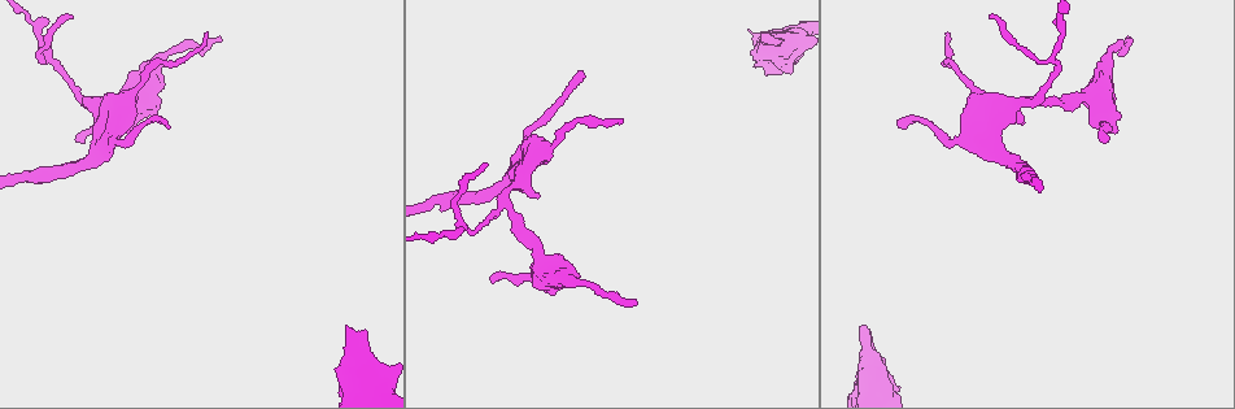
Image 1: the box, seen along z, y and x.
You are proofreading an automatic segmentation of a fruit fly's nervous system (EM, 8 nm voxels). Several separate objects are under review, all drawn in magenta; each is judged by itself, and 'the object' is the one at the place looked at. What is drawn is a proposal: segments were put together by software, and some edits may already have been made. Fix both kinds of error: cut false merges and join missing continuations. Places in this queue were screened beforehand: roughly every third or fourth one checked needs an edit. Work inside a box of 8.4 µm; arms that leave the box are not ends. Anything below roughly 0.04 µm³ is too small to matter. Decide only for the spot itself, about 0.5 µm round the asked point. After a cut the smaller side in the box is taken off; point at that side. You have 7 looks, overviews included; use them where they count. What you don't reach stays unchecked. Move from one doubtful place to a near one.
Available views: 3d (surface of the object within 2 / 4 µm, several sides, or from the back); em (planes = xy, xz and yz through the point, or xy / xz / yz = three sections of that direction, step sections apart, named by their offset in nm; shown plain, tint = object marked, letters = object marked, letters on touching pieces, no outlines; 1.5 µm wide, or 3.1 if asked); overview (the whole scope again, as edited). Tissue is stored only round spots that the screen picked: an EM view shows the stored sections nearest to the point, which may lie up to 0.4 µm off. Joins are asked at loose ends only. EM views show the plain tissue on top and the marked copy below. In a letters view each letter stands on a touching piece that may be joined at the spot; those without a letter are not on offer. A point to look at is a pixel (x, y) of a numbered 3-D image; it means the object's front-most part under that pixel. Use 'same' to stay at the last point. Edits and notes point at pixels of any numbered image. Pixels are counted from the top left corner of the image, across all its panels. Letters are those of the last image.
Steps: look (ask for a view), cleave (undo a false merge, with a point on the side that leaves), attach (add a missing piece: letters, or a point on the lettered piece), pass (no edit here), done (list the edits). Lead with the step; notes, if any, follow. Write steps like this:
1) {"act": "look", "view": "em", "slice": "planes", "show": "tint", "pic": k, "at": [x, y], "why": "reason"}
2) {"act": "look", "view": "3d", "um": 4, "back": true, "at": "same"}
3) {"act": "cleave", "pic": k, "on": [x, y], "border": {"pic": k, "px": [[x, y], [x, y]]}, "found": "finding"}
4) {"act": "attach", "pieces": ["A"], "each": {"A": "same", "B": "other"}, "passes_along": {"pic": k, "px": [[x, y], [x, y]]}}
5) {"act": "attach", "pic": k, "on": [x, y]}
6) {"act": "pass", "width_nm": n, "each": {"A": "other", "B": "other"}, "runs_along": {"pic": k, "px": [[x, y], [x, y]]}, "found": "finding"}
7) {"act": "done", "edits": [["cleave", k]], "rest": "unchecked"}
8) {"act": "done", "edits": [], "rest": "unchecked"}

{"act": "look", "view": "3d", "um": 4, "pic": 1, "at": [85, 103], "why": "sharp bend"}

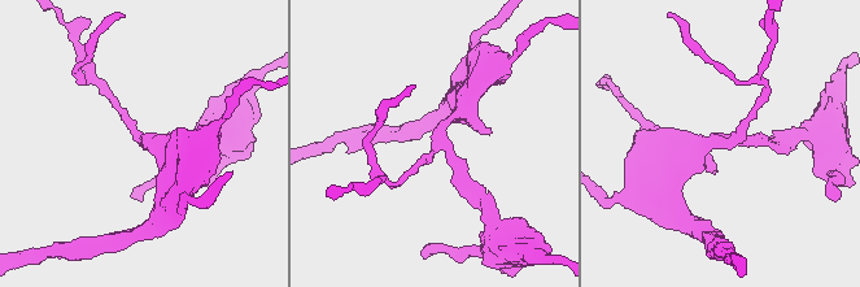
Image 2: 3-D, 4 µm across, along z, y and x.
{"act": "look", "view": "em", "slice": "planes", "show": "letters", "pic": 2, "at": [141, 140], "arms": 3, "why": "now the EM"}

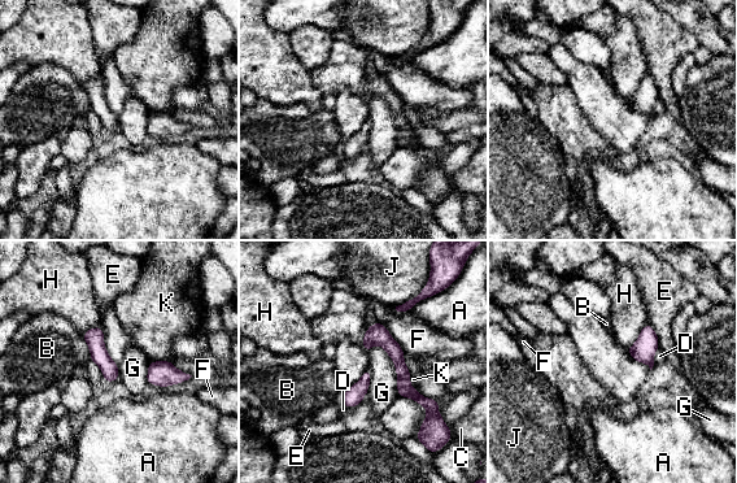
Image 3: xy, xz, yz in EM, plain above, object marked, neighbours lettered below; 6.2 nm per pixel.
{"act": "pass", "longest_contact_nm": ["G", 360], "each": {"A": "other", "B": "other", "C": "other", "D": "other", "E": "other", "F": "other", "G": "other", "H": "other", "J": "other", "K": "other"}, "border": {"pic": 3, "px": [[371, 346], [393, 362], [398, 395]]}, "found": "continuous, no second cell"}

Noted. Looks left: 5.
{"act": "look", "view": "3d", "um": 2, "back": true, "pic": 1, "at": [946, 34], "why": "end of a long branch"}

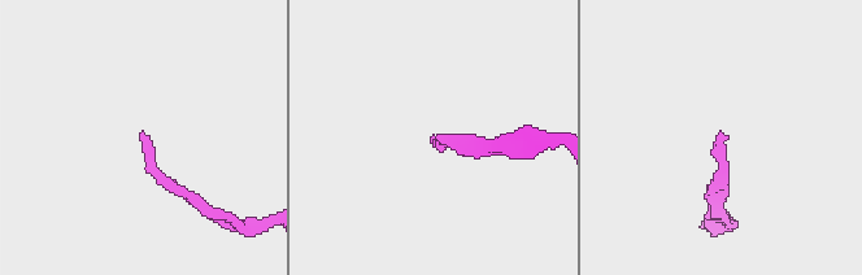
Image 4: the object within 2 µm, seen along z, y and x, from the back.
{"act": "look", "view": "em", "slice": "xz", "step": 8, "show": "tint", "pic": 4, "at": [435, 140]}

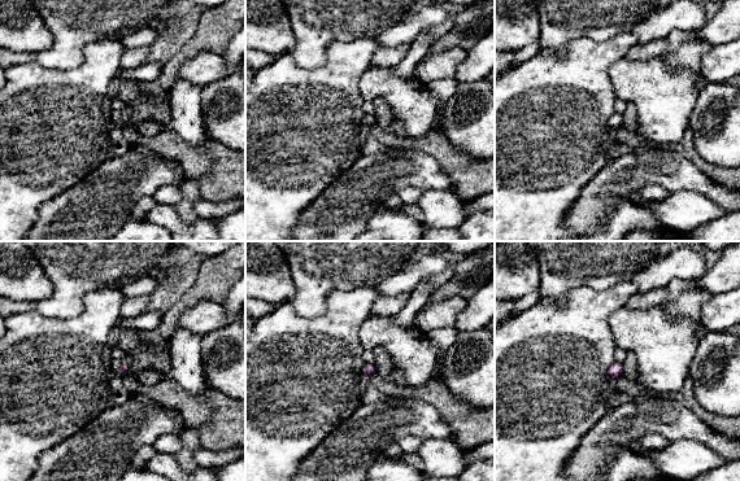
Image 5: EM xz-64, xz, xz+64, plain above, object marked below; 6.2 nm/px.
{"act": "look", "view": "em", "slice": "yz", "step": 4, "show": "letters", "at": "same", "why": "another direction"}

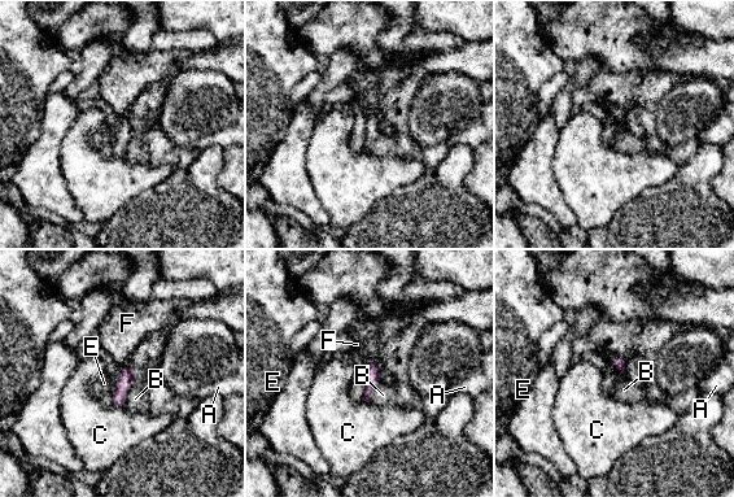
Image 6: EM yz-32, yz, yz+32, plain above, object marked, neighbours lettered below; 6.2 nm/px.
{"act": "pass", "each": {"A": "other", "B": "other", "C": "other", "E": "other", "F": "other"}, "found": "none of them fits"}

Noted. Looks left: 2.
{"act": "look", "view": "em", "slice": "planes", "show": "letters", "pic": 1, "at": [1125, 38], "why": "thin end"}

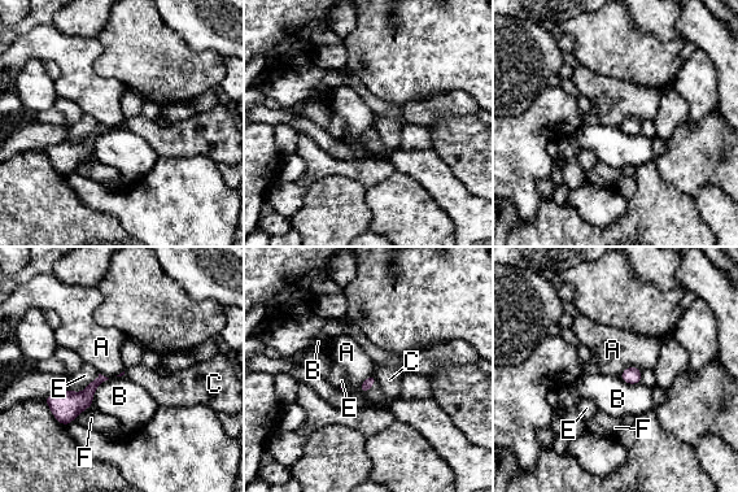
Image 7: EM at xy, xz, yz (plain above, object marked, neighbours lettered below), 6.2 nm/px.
{"act": "pass", "each": {"A": "other", "B": "other", "C": "other", "E": "other", "F": "other"}, "border": {"pic": 7, "px": [[372, 374], [359, 387], [363, 393]]}, "found": "no lettered piece goes on from it"}

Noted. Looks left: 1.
{"act": "done", "edits": [], "rest": "unchecked"}

